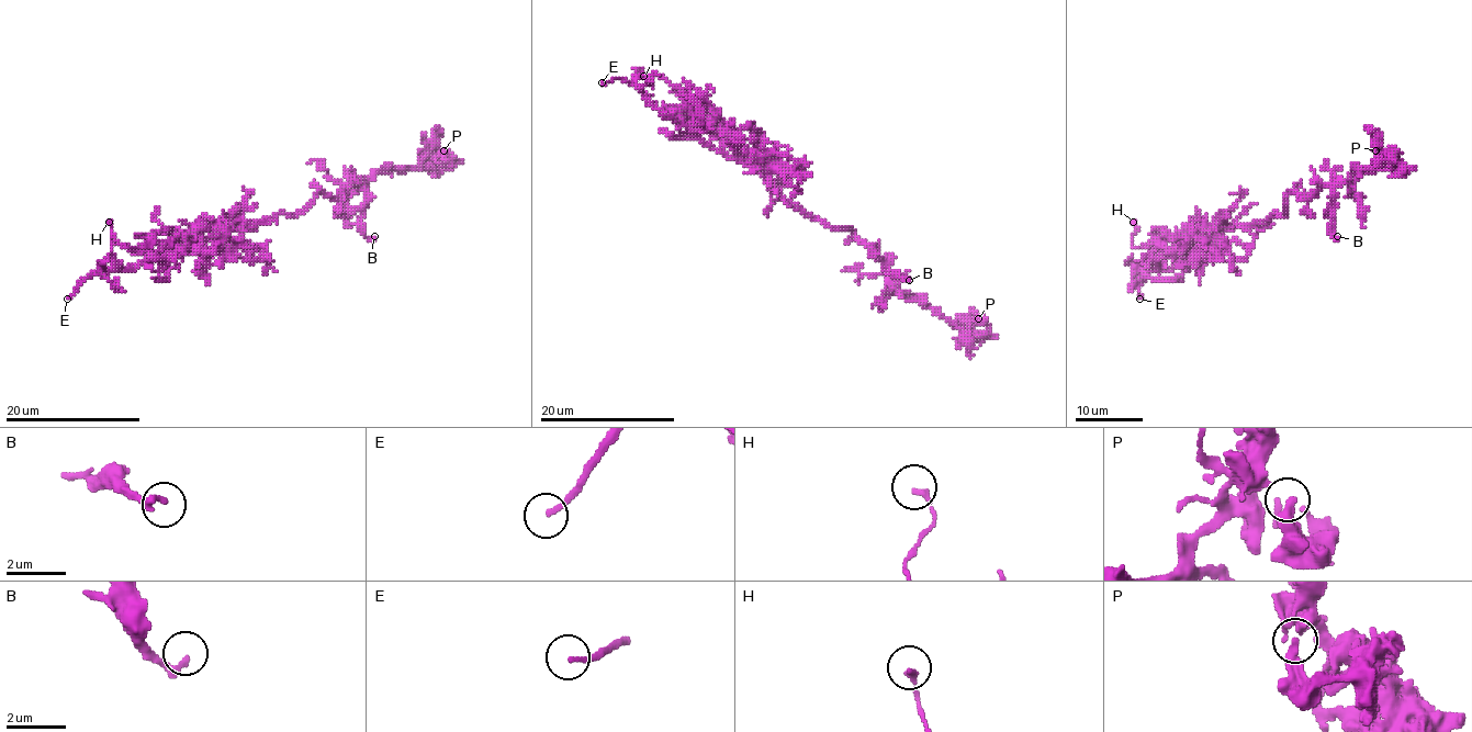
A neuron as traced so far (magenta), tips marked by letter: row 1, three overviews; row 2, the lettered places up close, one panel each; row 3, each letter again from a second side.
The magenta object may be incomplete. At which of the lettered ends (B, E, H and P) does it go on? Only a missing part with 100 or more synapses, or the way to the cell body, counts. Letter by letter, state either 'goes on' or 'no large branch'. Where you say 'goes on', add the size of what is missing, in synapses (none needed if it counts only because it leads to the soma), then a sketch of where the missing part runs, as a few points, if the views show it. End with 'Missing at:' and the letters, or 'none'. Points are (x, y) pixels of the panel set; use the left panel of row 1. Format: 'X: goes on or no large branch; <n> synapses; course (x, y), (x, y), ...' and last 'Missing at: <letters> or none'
B: no large branch
E: goes on
H: no large branch
P: no large branch
Missing at: E

